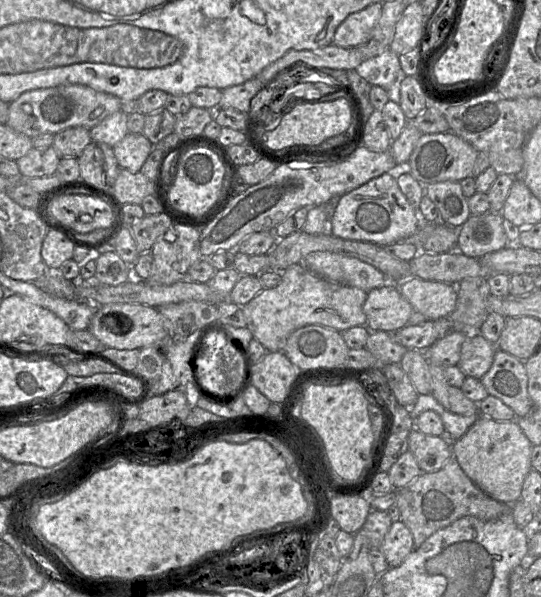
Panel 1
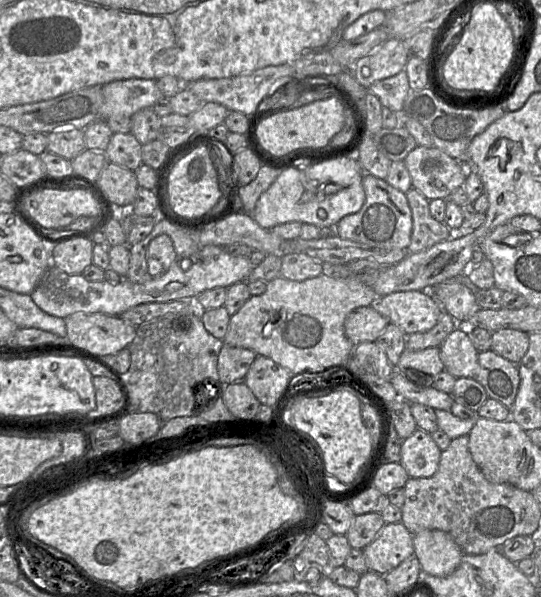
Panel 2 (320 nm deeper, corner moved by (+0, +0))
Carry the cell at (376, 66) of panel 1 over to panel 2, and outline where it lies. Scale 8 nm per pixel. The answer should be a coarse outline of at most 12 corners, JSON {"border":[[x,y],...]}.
{"border":[[405,70],[368,89],[394,113],[410,92]]}

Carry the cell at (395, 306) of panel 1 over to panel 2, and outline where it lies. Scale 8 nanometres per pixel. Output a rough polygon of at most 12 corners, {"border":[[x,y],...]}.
{"border":[[373,306],[346,316],[354,345],[377,340],[388,320]]}

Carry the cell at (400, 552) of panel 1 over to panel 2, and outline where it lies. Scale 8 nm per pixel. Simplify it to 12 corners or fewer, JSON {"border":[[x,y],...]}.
{"border":[[386,523],[363,553],[386,575],[414,555],[413,534]]}

